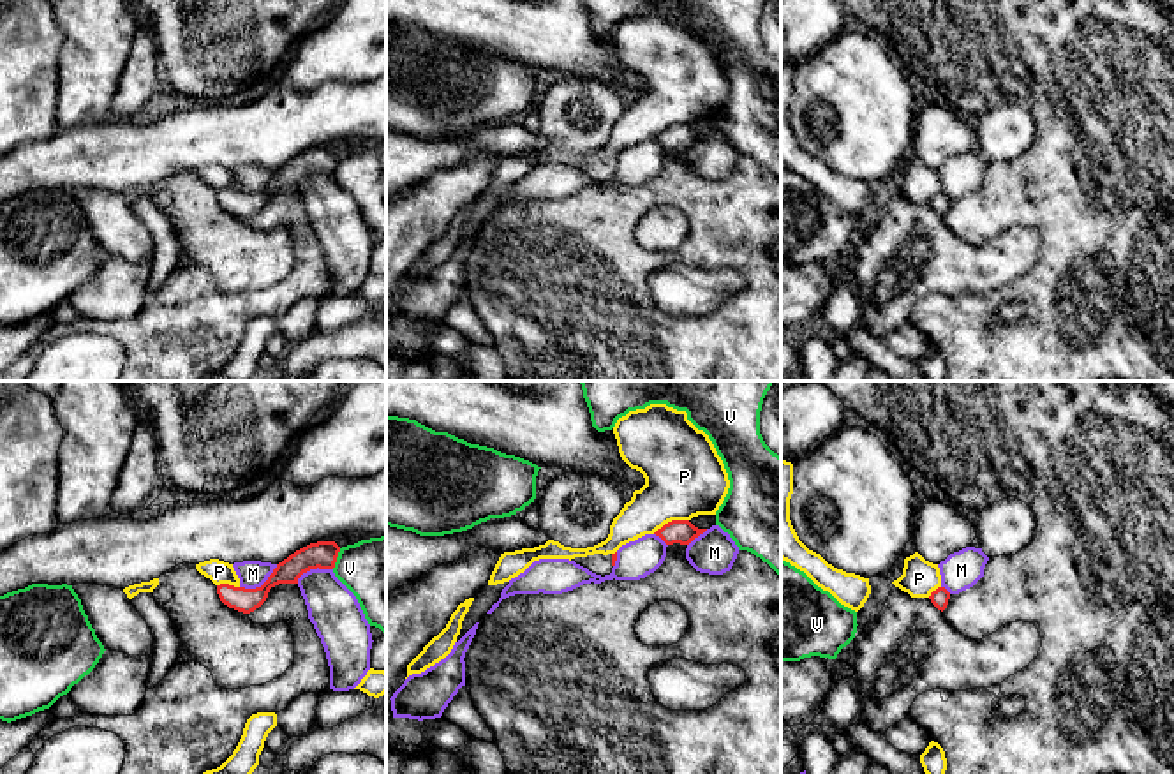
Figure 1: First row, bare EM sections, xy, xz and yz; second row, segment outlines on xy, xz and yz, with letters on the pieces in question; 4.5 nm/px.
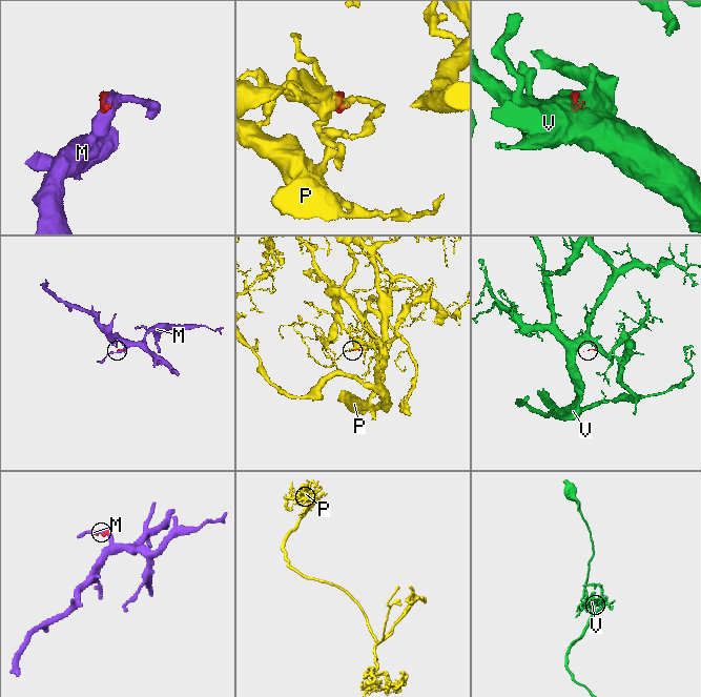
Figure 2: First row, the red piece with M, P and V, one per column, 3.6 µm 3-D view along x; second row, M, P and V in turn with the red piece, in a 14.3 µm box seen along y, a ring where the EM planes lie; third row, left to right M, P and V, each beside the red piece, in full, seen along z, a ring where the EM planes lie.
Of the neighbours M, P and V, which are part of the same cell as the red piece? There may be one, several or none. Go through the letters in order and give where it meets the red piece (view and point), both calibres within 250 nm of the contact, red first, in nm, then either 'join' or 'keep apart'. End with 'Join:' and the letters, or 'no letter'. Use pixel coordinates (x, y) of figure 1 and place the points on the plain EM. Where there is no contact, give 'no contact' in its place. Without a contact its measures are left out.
M: xy (261, 191) | 110/130 nm | keep apart
P: xz (672, 126) | 110/360 nm | keep apart
V: xy (335, 164) | 130/340 nm | keep apart
Join: no letter

